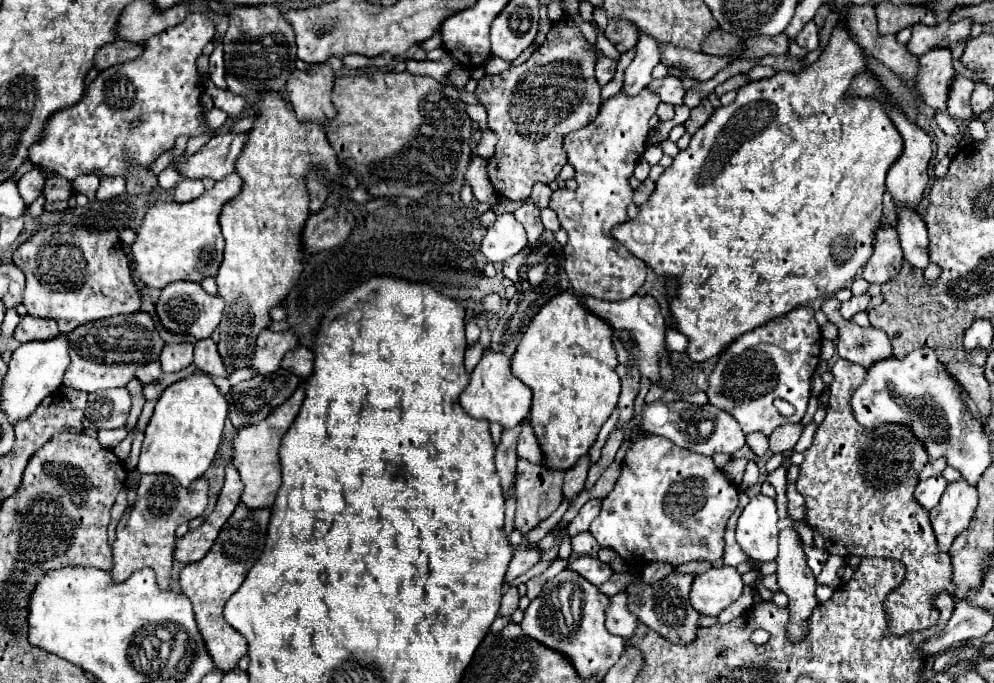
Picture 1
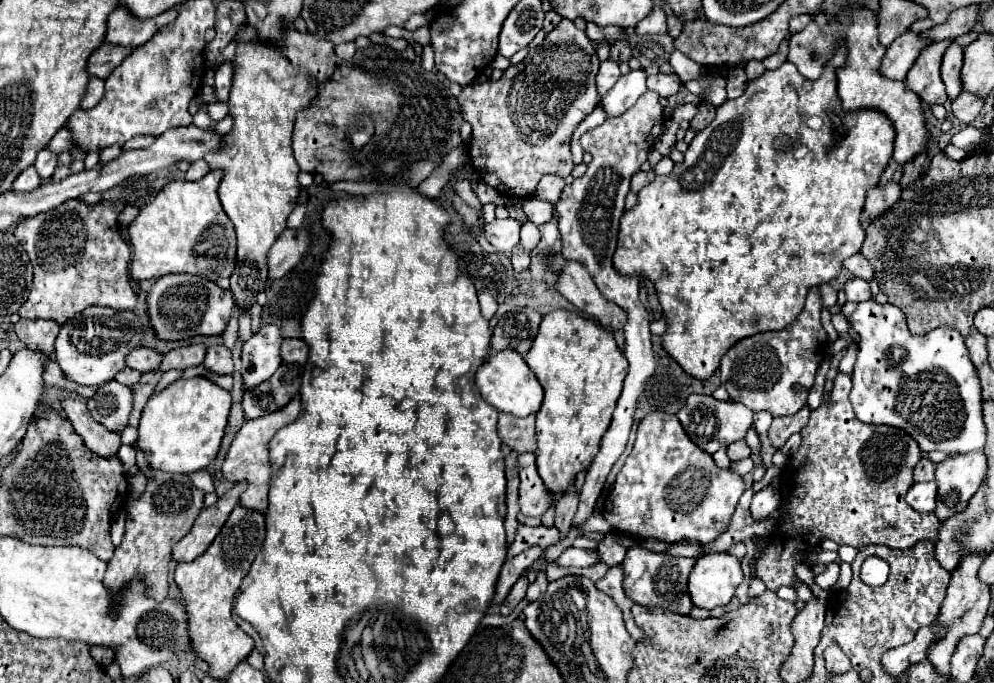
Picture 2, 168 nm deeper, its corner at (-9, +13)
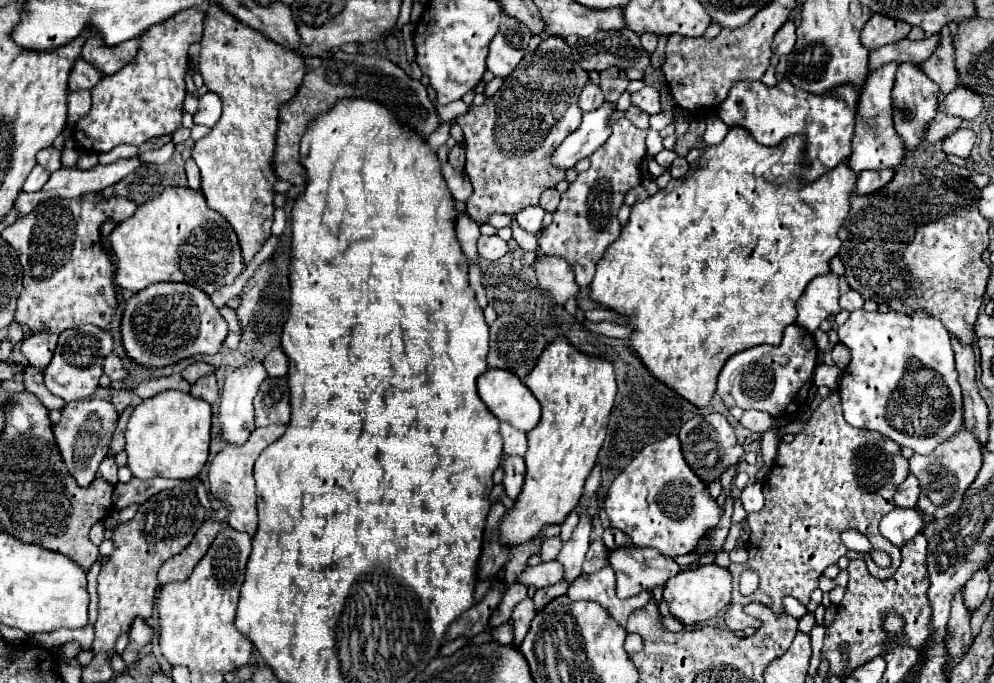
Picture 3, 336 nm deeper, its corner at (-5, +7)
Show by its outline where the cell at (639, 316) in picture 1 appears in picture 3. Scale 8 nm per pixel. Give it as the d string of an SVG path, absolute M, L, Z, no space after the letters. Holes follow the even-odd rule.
M541 255L535 263L535 273L539 279L539 285L547 289L555 301L563 307L569 299L579 297L579 285L573 277L573 269L565 259L557 257L545 257Z

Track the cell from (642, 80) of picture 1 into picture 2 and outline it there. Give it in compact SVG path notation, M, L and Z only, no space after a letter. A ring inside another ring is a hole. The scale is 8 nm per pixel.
M643 69L629 71L629 75L623 75L605 97L601 97L599 107L605 111L605 117L617 117L619 113L625 113L633 103L647 91L645 85L645 73Z

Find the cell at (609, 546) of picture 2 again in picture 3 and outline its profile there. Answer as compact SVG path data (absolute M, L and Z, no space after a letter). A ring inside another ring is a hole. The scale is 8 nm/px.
M595 539L591 545L589 545L589 551L587 551L587 557L583 561L583 573L597 573L601 571L603 567L609 565L609 549L603 545L601 539Z

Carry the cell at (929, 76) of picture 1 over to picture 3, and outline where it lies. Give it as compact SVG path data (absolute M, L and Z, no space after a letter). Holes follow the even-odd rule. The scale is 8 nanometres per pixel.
M901 63L897 69L895 77L895 87L893 87L893 123L899 133L899 137L905 143L907 151L915 151L927 133L927 125L933 121L937 115L937 97L939 97L939 87L937 83L929 81L929 77L921 71L917 63Z

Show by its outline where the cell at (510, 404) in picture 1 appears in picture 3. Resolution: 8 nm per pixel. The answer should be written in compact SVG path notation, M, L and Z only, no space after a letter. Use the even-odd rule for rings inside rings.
M487 369L479 379L477 379L477 389L479 389L479 397L481 401L489 407L489 411L499 419L505 421L513 427L517 427L519 431L531 431L541 417L541 405L535 399L535 395L529 391L529 387L523 383L521 387L521 379L505 369Z

